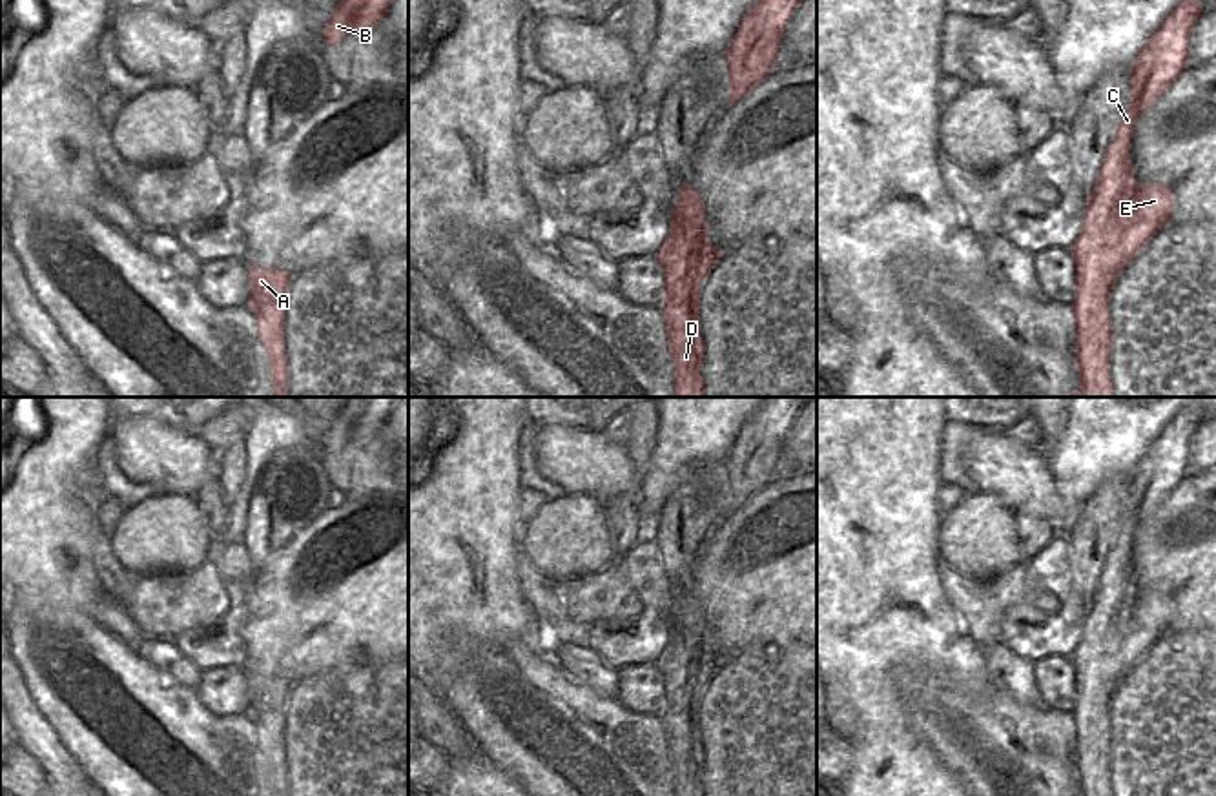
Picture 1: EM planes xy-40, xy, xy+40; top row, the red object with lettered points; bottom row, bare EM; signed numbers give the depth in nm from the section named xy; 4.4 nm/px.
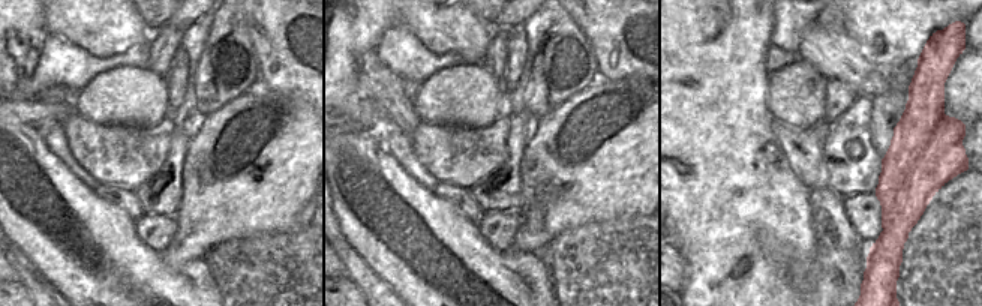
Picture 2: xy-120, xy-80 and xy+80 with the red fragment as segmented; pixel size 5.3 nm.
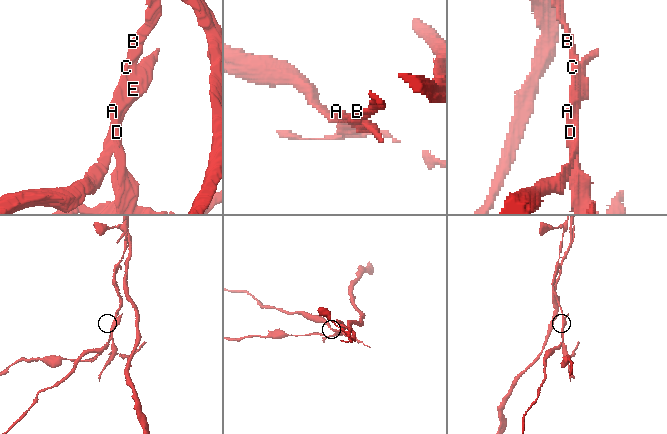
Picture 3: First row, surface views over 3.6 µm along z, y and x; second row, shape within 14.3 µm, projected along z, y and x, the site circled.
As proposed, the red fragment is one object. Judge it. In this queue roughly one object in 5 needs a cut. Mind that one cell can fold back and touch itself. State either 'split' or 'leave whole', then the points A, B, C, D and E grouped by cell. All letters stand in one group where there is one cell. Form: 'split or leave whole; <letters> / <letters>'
split; A B C D / E

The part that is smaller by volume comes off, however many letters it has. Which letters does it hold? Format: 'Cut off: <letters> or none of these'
Cut off: E

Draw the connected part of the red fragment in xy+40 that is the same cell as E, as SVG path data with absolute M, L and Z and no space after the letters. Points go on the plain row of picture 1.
M1141 592L1119 648L1119 670L1114 676L1103 676L1096 661L1074 665L1076 701L1081 705L1107 705L1110 689L1118 687L1149 648L1170 632L1172 616L1174 601L1165 592Z

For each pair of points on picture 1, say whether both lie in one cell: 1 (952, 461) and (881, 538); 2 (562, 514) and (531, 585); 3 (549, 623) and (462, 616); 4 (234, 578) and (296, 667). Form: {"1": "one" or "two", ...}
{"1": "two", "2": "two", "3": "two", "4": "two"}

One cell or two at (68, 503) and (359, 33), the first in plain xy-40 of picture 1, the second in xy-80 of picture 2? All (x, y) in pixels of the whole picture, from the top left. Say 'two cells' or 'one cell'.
one cell

